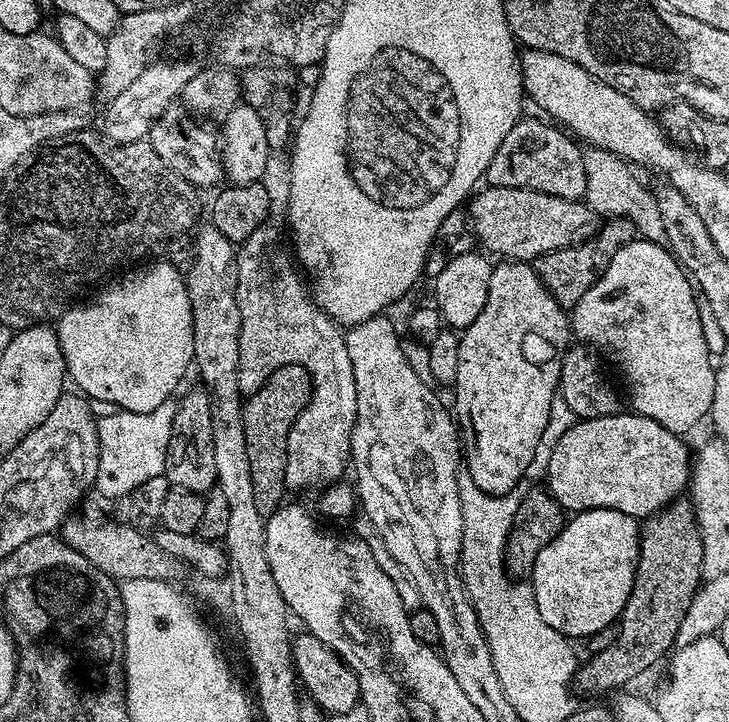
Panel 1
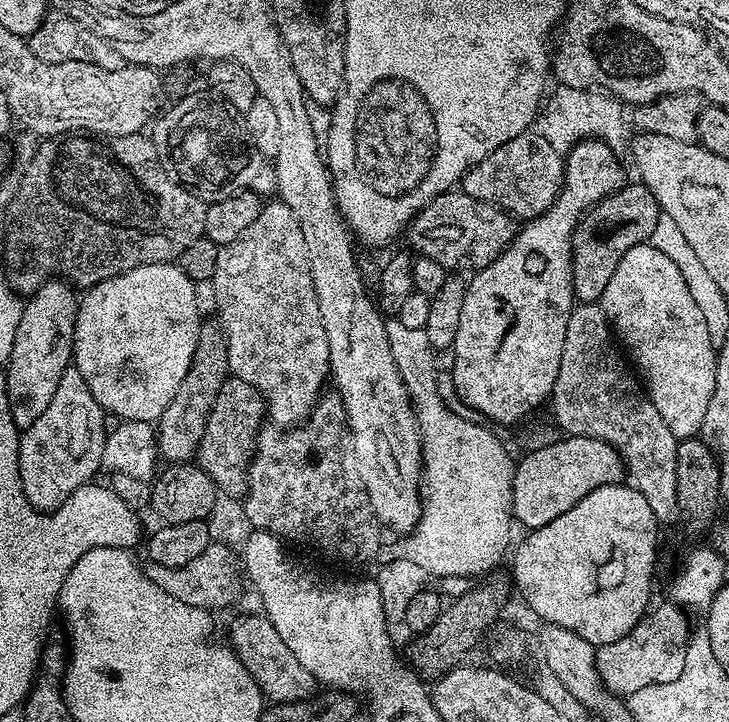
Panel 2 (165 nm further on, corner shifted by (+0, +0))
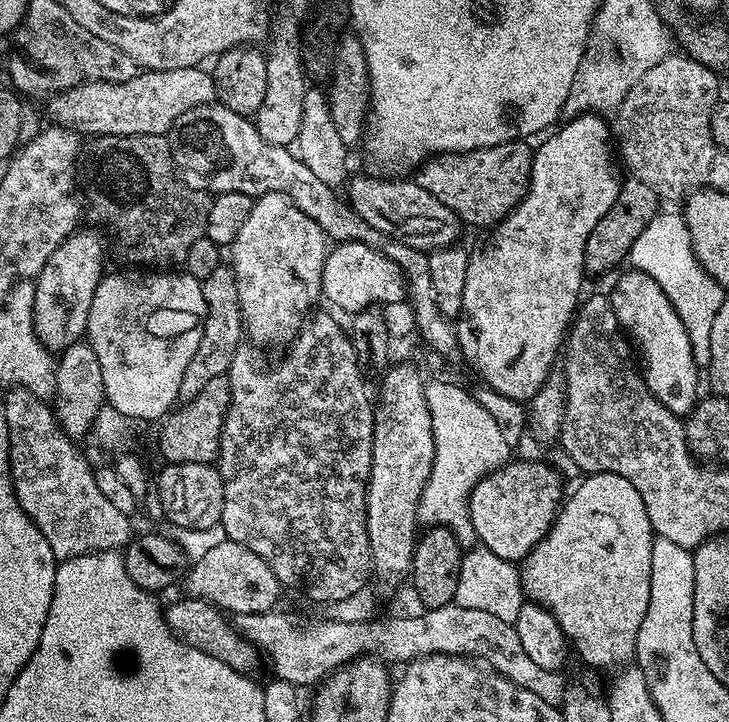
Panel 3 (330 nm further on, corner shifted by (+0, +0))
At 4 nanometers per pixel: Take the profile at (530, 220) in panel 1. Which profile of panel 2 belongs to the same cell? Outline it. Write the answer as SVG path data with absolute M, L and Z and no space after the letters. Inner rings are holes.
M449 190L434 197L413 218L406 237L419 255L436 260L446 270L475 270L490 266L494 258L501 256L517 231L517 221L498 206L478 202L478 198L470 198L463 190Z

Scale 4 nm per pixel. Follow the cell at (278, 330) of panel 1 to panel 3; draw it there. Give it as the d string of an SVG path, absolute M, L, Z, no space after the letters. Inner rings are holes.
M286 194L255 197L250 218L246 218L238 238L230 245L240 314L247 339L252 339L253 345L287 345L300 335L306 317L313 311L312 303L321 299L322 270L329 251L330 241L322 226L302 214Z

